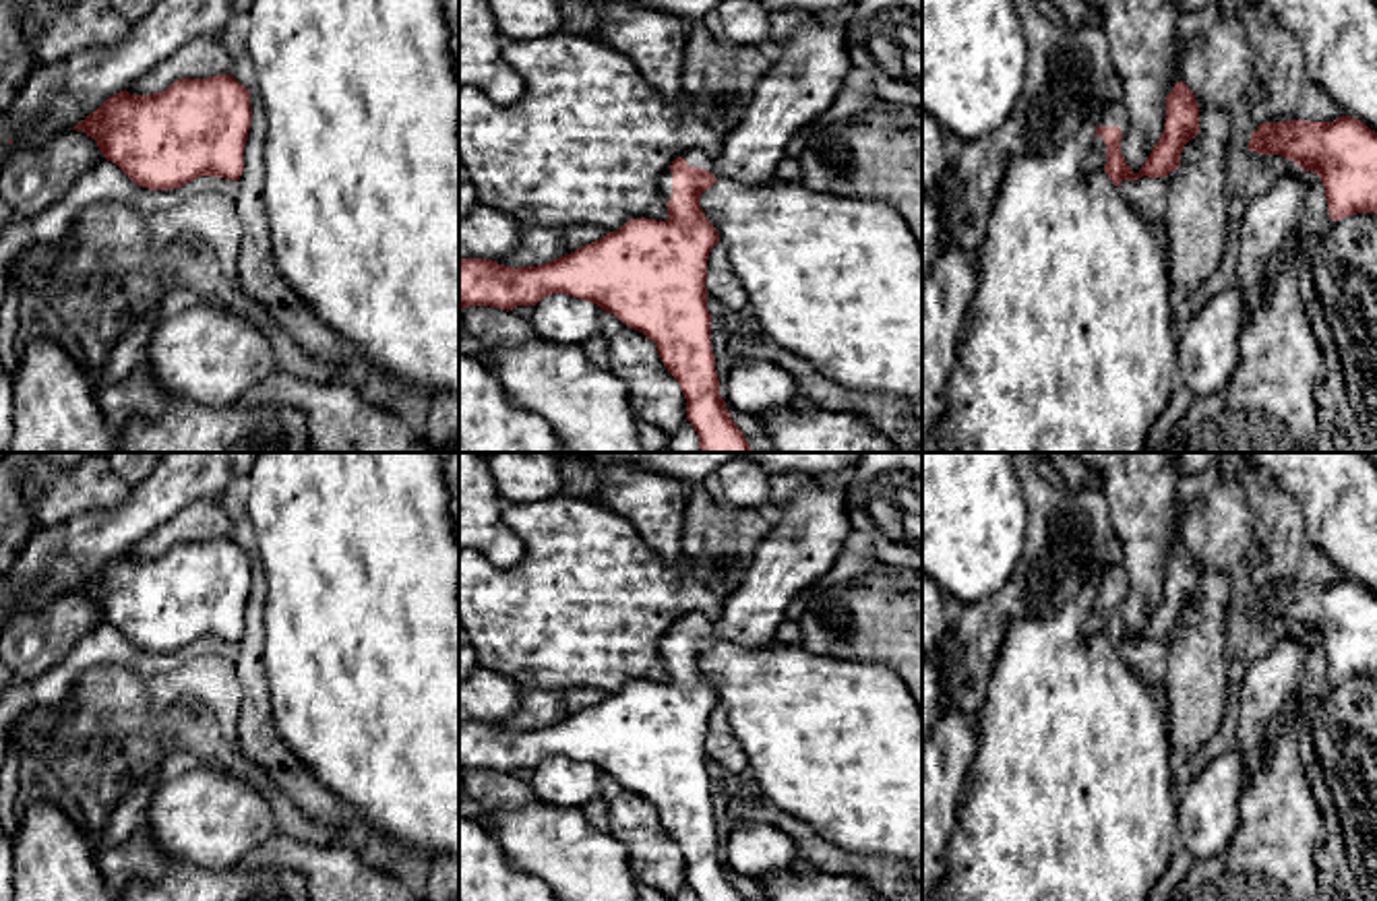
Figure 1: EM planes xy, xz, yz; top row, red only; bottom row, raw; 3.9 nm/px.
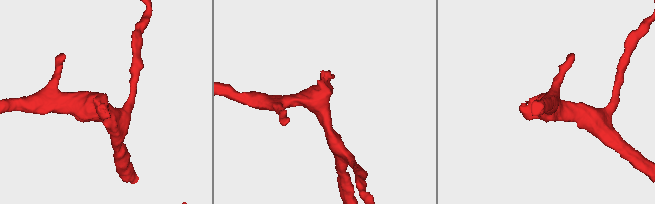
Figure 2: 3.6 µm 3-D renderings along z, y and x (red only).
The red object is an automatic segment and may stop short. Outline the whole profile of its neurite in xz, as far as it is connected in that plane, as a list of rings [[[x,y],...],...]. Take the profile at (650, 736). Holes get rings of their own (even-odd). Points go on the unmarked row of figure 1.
[[[813,477],[782,506],[782,521],[761,539],[744,583],[724,599],[720,618],[707,620],[703,612],[691,612],[660,639],[666,684],[629,682],[620,692],[538,729],[515,732],[486,721],[459,721],[459,775],[469,769],[509,775],[517,769],[536,769],[552,756],[593,765],[655,806],[664,829],[682,851],[686,882],[699,901],[744,901],[717,853],[705,744],[707,721],[720,696],[705,680],[699,661],[717,643],[746,649],[773,645],[788,603],[833,566],[850,531],[846,488],[825,488]]]

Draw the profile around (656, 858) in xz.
[[[643,800],[643,814],[637,818],[624,802],[610,806],[608,831],[626,845],[631,868],[639,882],[676,897],[686,884],[686,862],[678,843],[664,829],[657,810]]]

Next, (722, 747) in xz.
[[[717,705],[707,721],[707,760],[715,763],[728,773],[748,775],[748,758],[738,744],[724,705]]]

